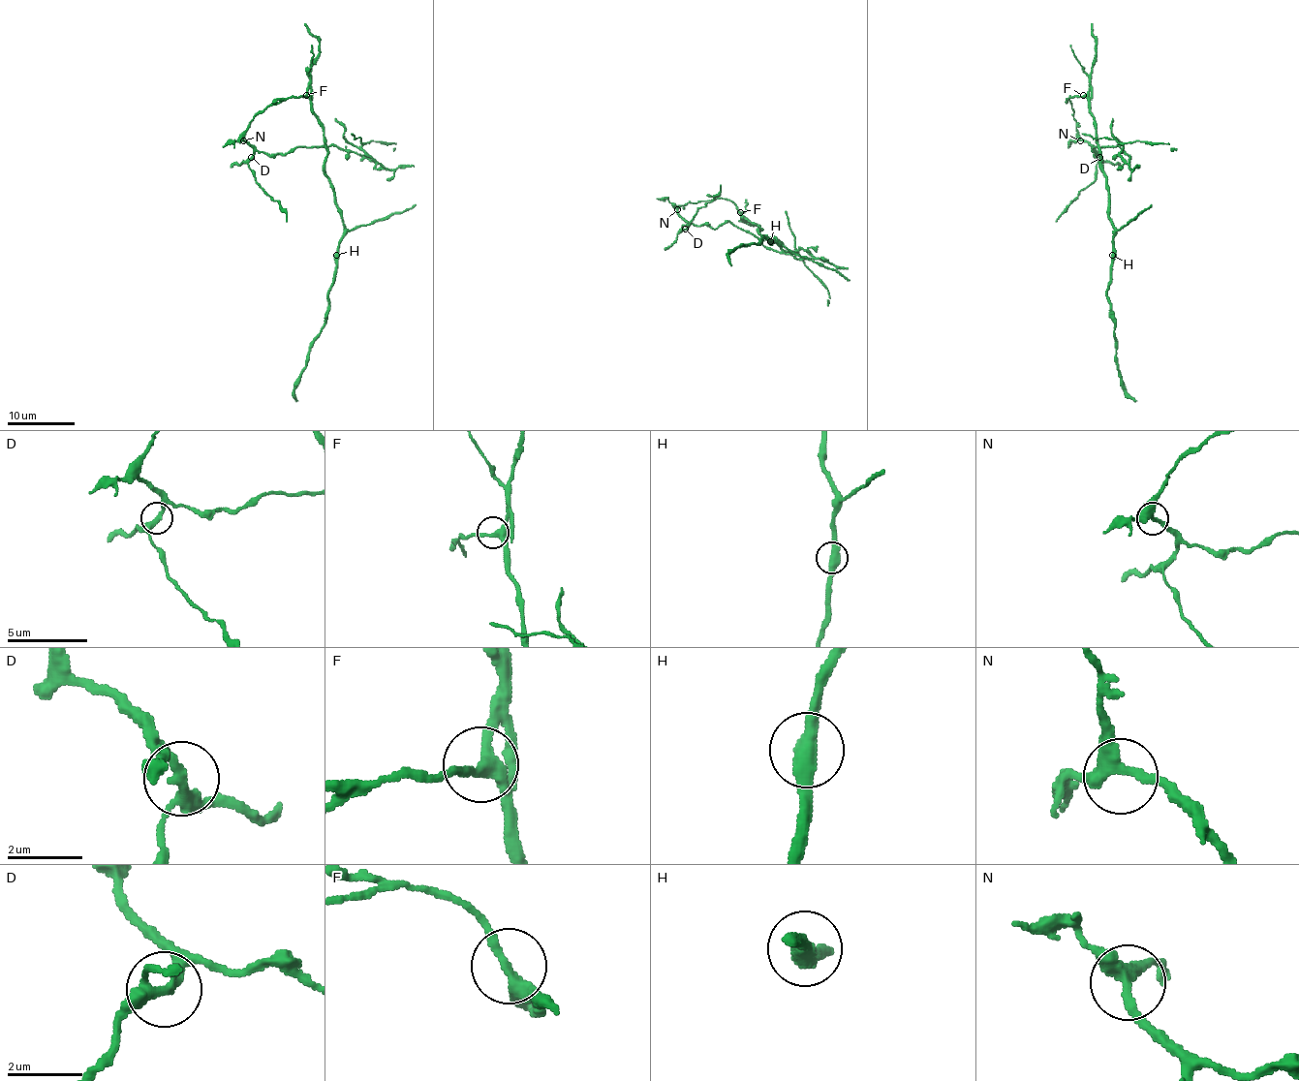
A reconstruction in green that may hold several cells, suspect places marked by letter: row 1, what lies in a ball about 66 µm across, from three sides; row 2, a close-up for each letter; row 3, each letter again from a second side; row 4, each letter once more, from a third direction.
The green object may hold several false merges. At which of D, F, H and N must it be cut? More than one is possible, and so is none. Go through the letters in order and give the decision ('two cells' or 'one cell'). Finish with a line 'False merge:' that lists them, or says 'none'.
D: one cell
F: one cell
H: one cell
N: one cell
False merge: none

